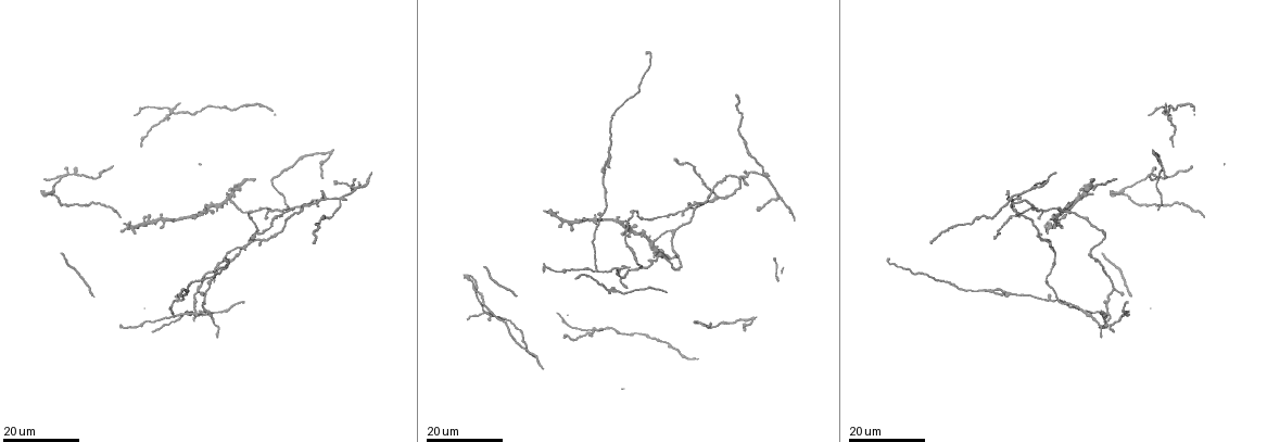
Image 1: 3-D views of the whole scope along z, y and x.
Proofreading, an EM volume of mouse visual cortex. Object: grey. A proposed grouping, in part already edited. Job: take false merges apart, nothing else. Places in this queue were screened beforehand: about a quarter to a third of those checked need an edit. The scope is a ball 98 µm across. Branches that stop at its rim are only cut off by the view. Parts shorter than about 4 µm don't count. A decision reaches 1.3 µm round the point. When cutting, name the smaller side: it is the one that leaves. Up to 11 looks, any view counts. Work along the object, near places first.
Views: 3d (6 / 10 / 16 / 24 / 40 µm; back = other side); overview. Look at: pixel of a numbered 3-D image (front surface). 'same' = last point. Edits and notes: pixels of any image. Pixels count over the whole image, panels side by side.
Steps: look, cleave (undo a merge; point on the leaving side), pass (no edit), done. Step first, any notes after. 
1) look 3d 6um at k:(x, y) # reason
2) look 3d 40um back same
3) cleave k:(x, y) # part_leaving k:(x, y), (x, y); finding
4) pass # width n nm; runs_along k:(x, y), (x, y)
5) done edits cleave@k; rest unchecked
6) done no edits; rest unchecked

look 3d 24um at 1:(170, 111) # looks like a crossing

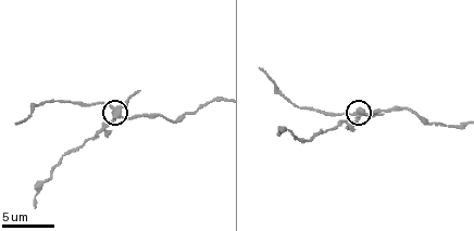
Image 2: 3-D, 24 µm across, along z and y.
look 3d 6um at 2:(357, 115)

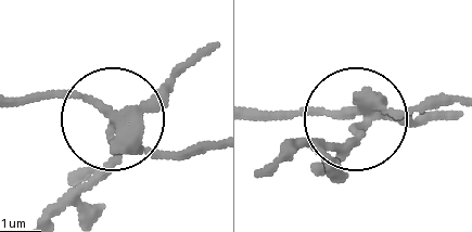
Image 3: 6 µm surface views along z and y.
cleave 3:(162, 85) # width 230 nm; part_leaving 3:(128, 136), (125, 126), (107, 160), (35, 222); a second neuron is stuck on

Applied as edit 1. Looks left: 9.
look overview

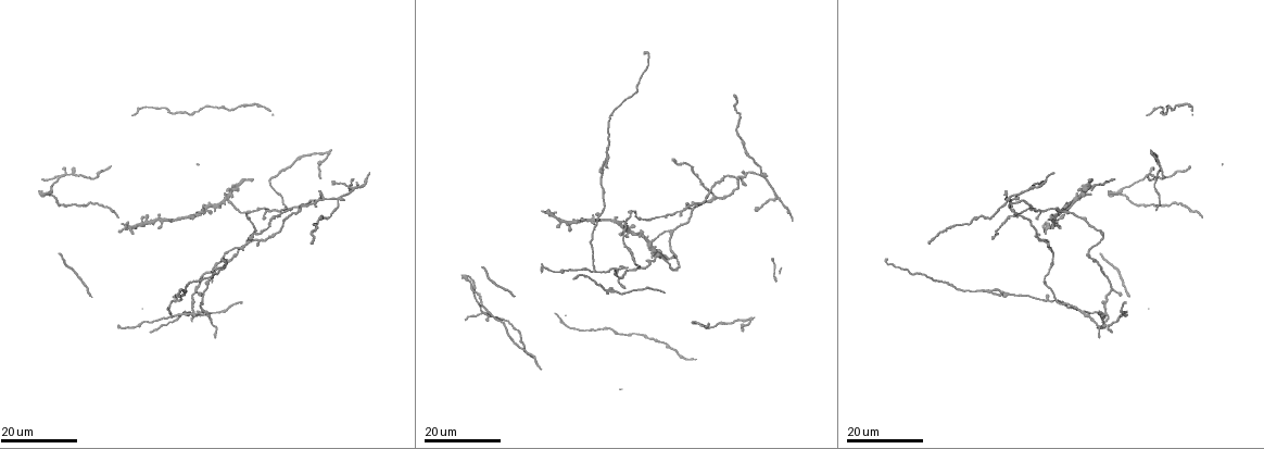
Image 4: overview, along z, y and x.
look 3d 24um at 4:(714, 197) # thin arm on a thick one

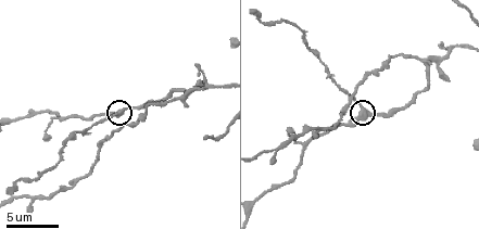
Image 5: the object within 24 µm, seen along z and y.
look 3d 6um at 5:(121, 111)

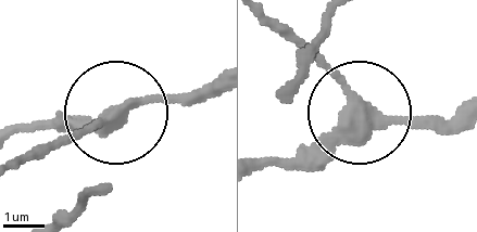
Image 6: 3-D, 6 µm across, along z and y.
pass # runs_along 6:(258, 168), (310, 158), (354, 110), (272, 20); one neuron here

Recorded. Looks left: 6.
look 3d 24um at 4:(338, 200) # a fork

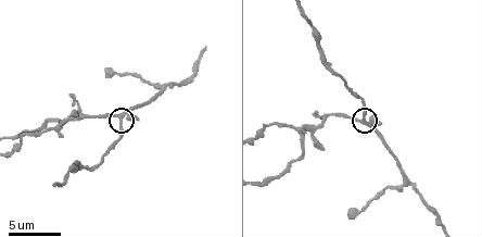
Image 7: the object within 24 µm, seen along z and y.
look 3d 6um at 7:(121, 119)

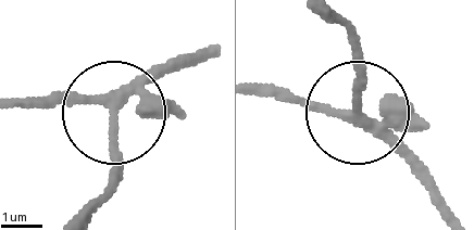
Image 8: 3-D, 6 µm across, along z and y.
pass # arms 3; runs_along 8:(263, 91), (353, 112), (357, 43); one neuron here

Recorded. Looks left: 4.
look 3d 6um at 7:(300, 129) # side arm on a straight run

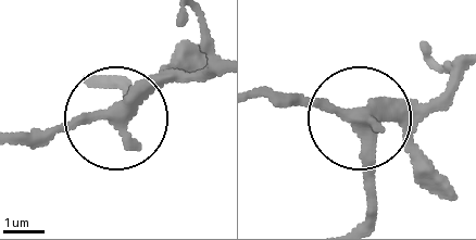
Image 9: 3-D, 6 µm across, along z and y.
pass # all the same neuron

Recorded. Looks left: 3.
look 3d 16um at 5:(77, 181)

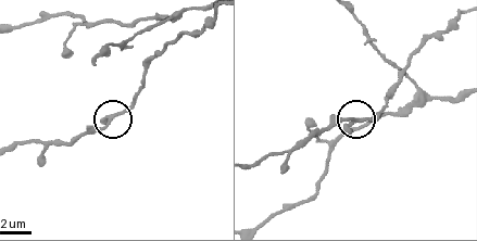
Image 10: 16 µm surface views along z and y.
pass # runs_along 10:(214, 17), (168, 43), (146, 68), (136, 99), (71, 144); all the same neuron

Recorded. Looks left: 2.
done edits cleave@3; rest unchecked

